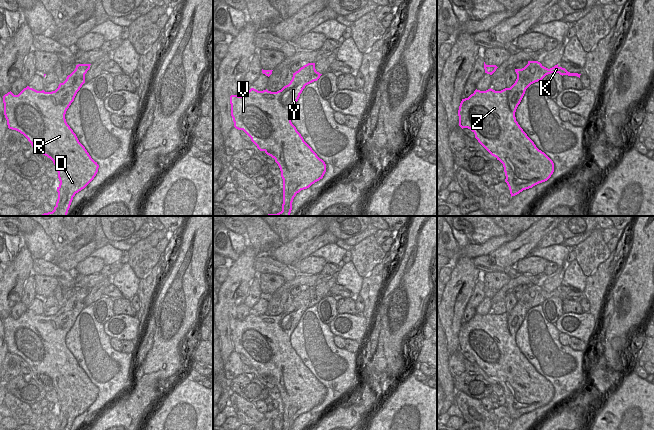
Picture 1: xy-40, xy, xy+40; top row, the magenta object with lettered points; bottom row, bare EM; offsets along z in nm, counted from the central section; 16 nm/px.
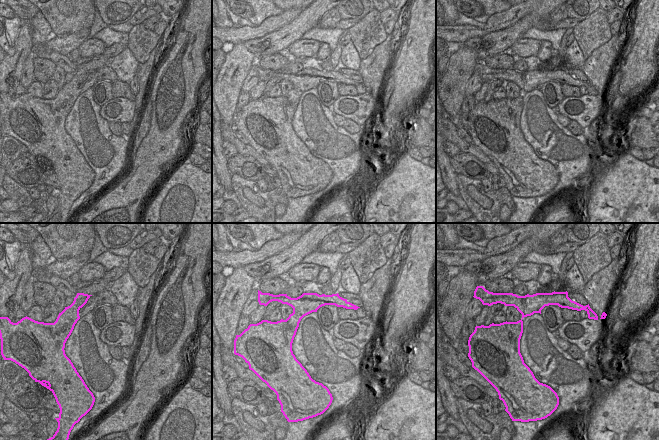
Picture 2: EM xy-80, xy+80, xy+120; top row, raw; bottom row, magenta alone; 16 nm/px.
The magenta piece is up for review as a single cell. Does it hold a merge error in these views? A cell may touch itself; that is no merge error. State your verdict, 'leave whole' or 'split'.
split

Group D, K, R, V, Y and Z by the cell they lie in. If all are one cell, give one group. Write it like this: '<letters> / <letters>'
D R V Y Z / K

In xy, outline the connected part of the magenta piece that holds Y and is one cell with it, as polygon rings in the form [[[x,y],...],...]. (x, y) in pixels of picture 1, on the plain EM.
[[[316,293],[313,296],[302,294],[298,303],[292,302],[288,309],[277,316],[251,312],[244,320],[230,320],[234,351],[243,354],[260,375],[275,383],[280,392],[283,403],[282,430],[292,430],[296,418],[322,403],[326,396],[325,386],[304,365],[290,343],[290,336],[305,310],[317,305],[321,299]]]

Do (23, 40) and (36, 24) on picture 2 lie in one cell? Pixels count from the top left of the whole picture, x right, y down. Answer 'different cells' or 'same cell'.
different cells

